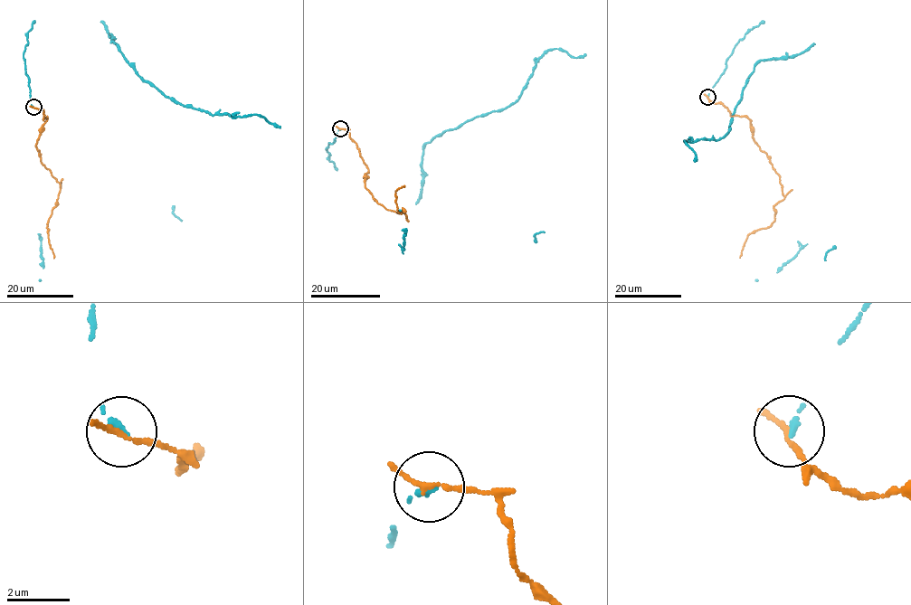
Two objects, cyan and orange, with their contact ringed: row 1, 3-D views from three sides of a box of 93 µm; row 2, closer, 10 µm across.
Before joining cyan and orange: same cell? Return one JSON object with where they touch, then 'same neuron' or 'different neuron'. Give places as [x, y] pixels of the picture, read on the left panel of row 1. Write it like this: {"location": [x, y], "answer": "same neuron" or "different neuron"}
{"location": [33, 107], "answer": "different neuron"}

